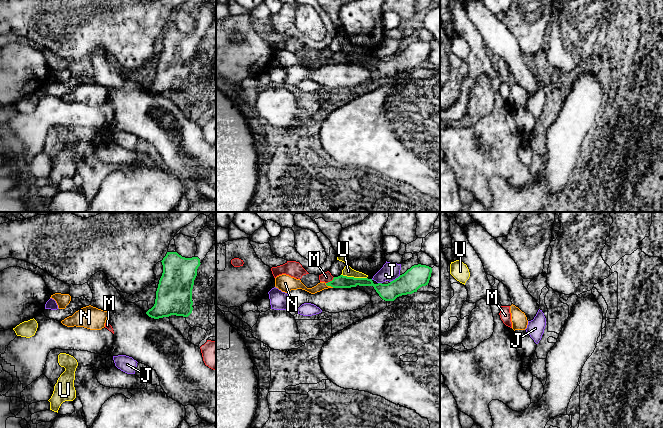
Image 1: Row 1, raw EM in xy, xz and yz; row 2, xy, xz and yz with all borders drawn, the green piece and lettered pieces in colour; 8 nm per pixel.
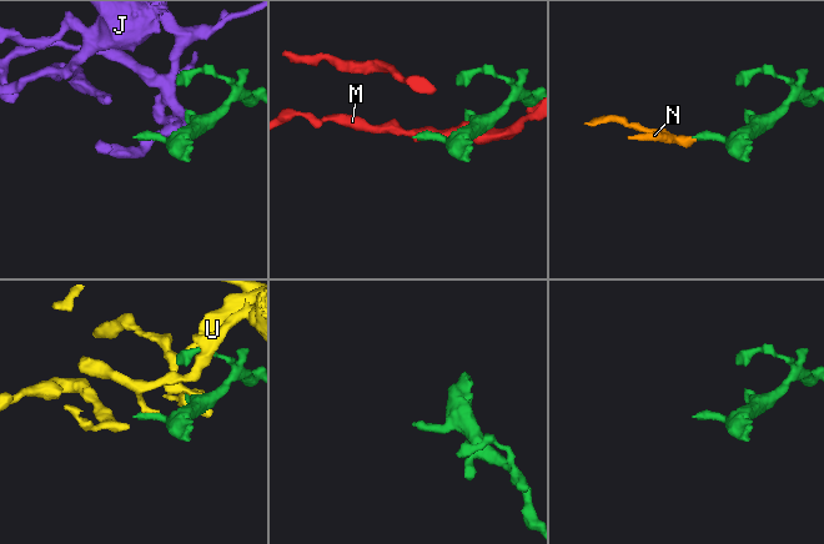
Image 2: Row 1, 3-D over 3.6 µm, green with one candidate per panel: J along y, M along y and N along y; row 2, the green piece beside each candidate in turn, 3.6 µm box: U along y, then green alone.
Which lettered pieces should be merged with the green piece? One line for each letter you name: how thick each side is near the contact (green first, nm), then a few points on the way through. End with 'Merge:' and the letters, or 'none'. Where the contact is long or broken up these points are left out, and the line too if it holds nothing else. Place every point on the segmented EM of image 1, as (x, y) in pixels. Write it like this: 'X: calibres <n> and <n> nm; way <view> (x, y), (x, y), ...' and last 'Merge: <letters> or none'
N: calibres 100 and 70 nm; way xz (341, 281), (329, 285), (306, 289), (298, 284)
Merge: N

